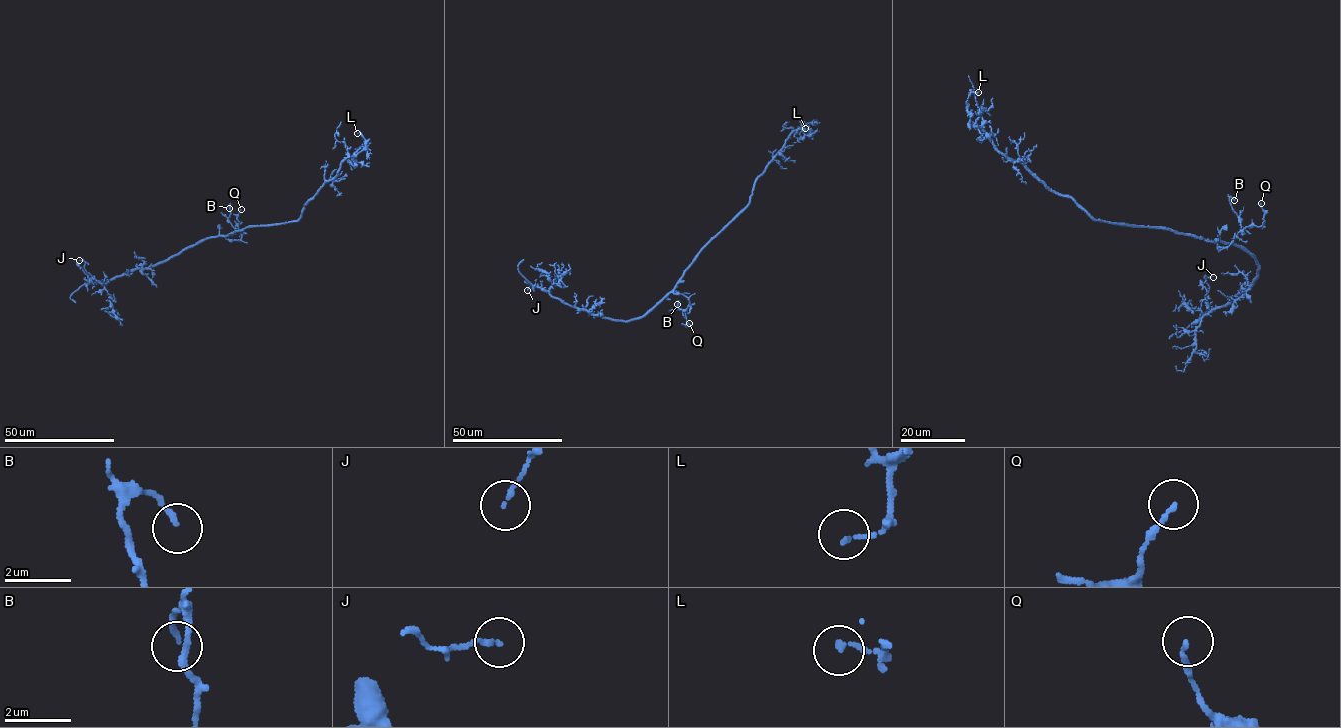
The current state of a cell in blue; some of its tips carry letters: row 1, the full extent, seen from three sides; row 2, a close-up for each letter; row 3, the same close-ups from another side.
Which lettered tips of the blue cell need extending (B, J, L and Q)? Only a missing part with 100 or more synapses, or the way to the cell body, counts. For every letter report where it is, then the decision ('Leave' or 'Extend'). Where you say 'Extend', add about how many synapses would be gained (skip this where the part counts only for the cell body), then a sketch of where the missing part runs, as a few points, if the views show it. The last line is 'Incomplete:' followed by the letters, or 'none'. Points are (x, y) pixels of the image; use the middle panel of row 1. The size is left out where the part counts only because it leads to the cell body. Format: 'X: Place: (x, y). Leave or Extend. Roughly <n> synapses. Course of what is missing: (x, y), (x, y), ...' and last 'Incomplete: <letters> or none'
B: Place: (677, 304). Leave
J: Place: (527, 290). Leave
L: Place: (805, 128). Leave
Q: Place: (689, 323). Leave
Incomplete: none

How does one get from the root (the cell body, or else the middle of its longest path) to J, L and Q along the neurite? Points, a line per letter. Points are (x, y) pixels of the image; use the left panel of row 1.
J: (237, 231), (204, 239), (154, 265), (131, 269), (99, 282), (90, 281), (84, 268), (85, 262), (79, 260)
L: (237, 231), (296, 221), (318, 189), (335, 176), (340, 165), (365, 147), (363, 136), (357, 133)
Q: (237, 231), (225, 237), (241, 237), (237, 219), (241, 209)

